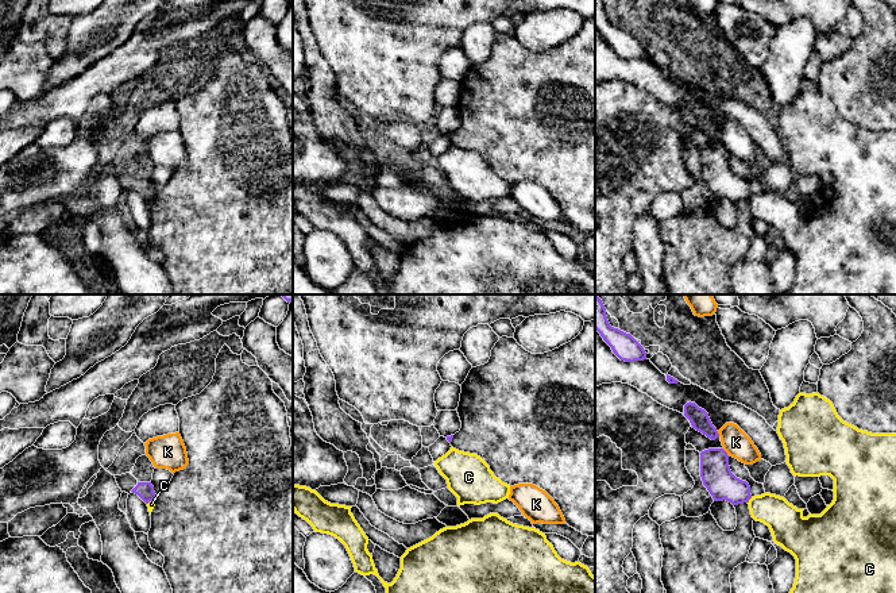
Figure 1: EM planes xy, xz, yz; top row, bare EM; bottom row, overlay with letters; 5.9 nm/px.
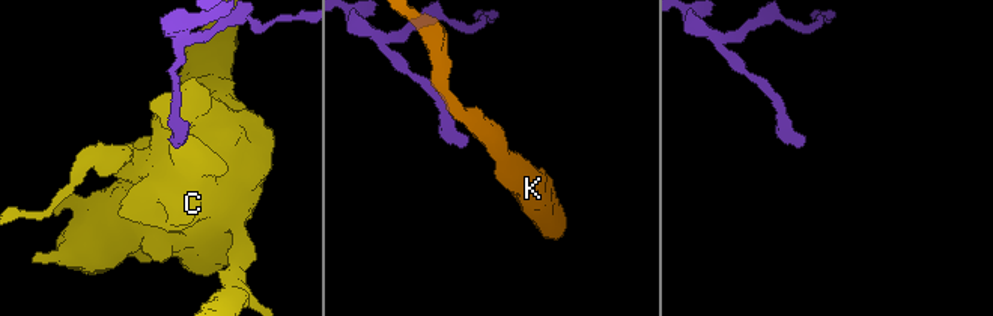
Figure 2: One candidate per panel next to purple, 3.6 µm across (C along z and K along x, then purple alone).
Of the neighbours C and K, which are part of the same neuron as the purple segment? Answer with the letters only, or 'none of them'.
none of them

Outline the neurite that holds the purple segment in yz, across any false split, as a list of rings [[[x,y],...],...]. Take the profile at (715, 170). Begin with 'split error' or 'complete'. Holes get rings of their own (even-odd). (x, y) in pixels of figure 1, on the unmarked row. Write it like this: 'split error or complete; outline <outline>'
complete; outline [[[723,146],[700,150],[700,174],[714,199],[726,197],[738,203],[752,196],[749,181],[731,170],[729,153]]]

